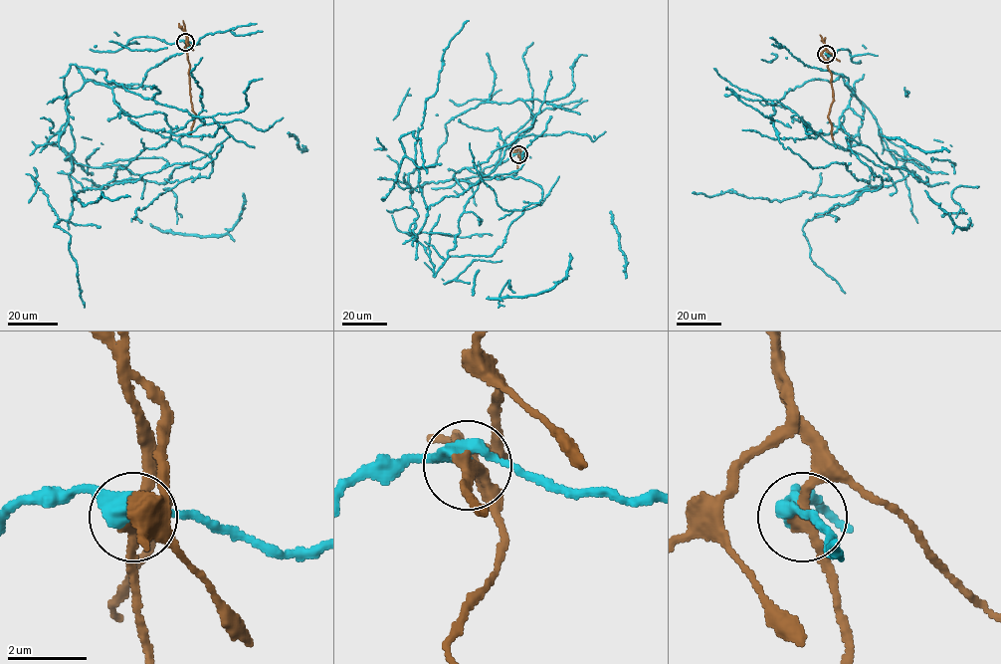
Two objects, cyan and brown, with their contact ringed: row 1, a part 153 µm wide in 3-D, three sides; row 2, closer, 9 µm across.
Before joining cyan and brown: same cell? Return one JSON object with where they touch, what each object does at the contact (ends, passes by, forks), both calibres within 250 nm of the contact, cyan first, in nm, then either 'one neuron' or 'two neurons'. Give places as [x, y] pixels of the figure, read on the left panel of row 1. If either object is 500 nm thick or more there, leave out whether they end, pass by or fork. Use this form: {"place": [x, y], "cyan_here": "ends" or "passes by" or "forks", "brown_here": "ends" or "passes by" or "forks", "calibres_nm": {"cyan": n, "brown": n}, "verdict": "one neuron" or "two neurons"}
{"place": [185, 42], "cyan_here": "passes by", "brown_here": "passes by", "calibres_nm": {"cyan": 400, "brown": 240}, "verdict": "two neurons"}

